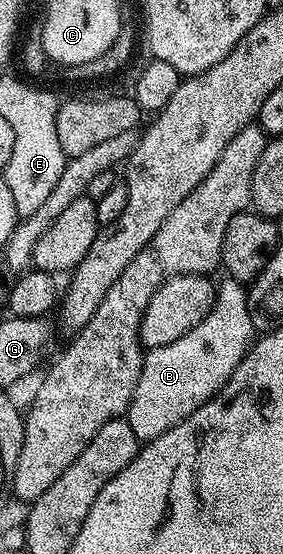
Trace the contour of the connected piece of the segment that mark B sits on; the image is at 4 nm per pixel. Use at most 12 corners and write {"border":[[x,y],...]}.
{"border":[[245,283],[145,353],[126,415],[153,442],[215,398],[254,341]]}

